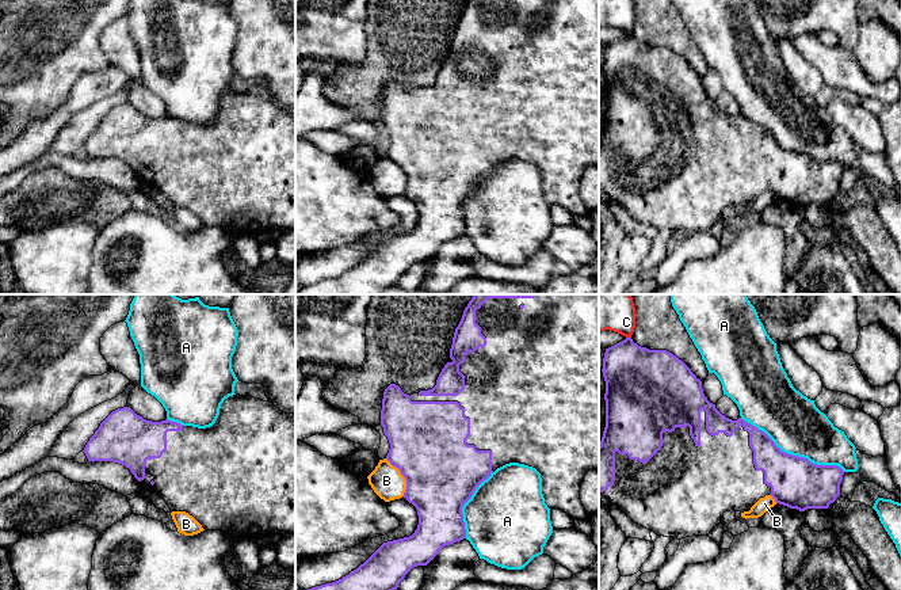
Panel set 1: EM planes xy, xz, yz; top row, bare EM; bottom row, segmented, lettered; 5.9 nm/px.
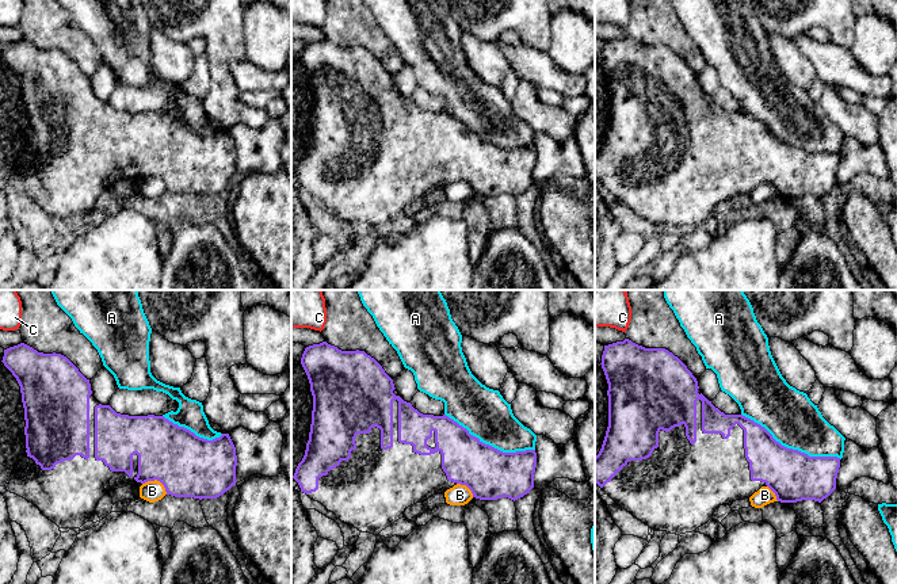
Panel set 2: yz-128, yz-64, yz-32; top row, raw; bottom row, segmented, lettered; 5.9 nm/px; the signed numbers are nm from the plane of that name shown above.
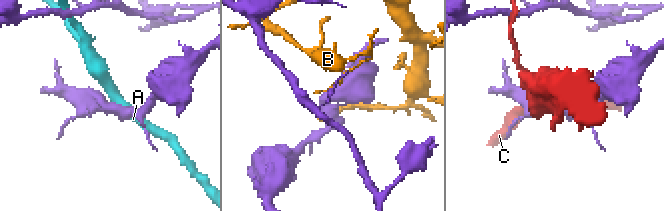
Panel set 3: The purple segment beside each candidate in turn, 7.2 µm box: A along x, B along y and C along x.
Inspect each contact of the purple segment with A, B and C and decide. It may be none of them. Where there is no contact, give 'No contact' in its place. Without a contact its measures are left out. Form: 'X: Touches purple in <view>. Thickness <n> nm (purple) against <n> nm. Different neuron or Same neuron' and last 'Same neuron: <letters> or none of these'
A: Touches purple in yz. Thickness 300 nm (purple) against 320 nm. Different neuron
B: Touches purple in xz. Thickness 440 nm (purple) against 190 nm. Different neuron
C: Touches purple in yz. Thickness 380 nm (purple) against 300 nm. Different neuron
Same neuron: none of these

